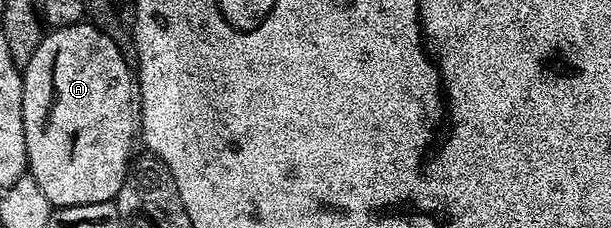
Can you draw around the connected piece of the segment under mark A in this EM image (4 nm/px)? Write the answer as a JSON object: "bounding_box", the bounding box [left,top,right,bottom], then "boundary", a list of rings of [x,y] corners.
{"bounding_box":[22,21,136,208],"boundary":[[[89,21],[71,27],[59,27],[43,34],[36,53],[32,53],[32,61],[25,63],[22,71],[22,112],[28,173],[34,178],[36,185],[40,185],[44,197],[48,197],[51,208],[109,203],[117,200],[118,191],[124,185],[126,172],[129,171],[132,162],[130,150],[134,147],[134,139],[136,143],[136,75],[128,69],[128,65],[124,65],[124,57],[120,57],[120,49],[116,49],[112,37],[108,37]]]}

